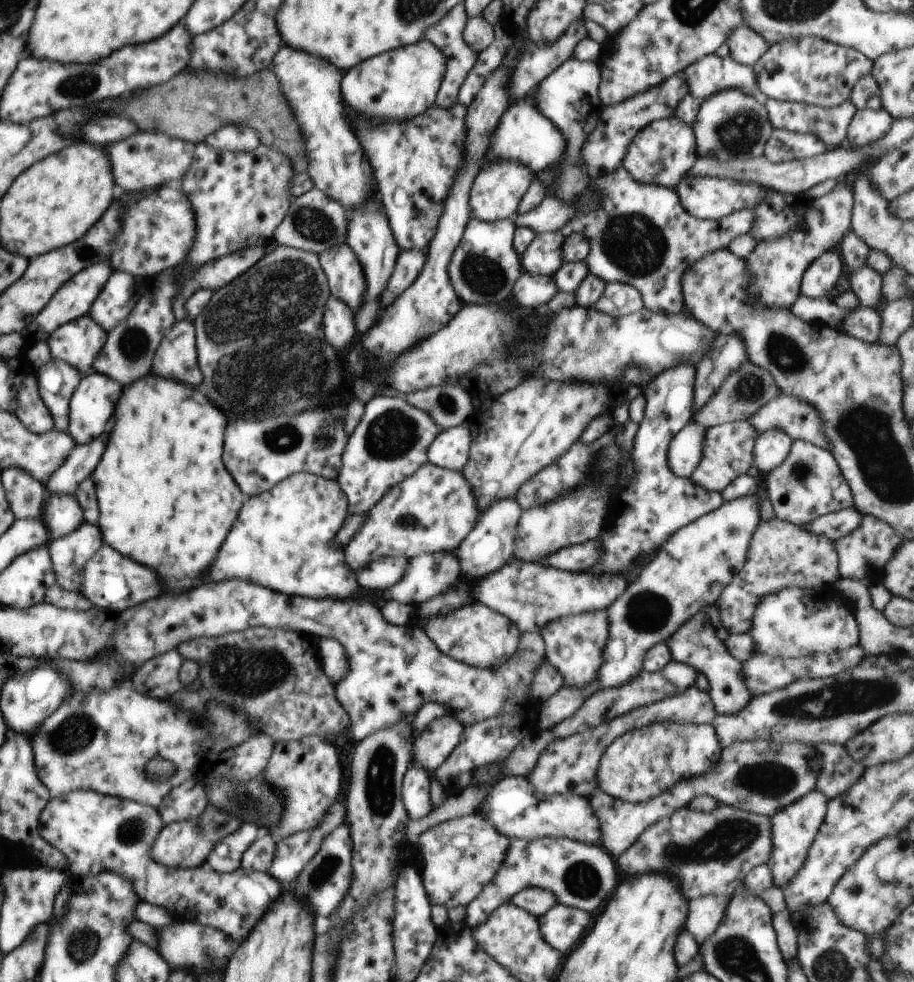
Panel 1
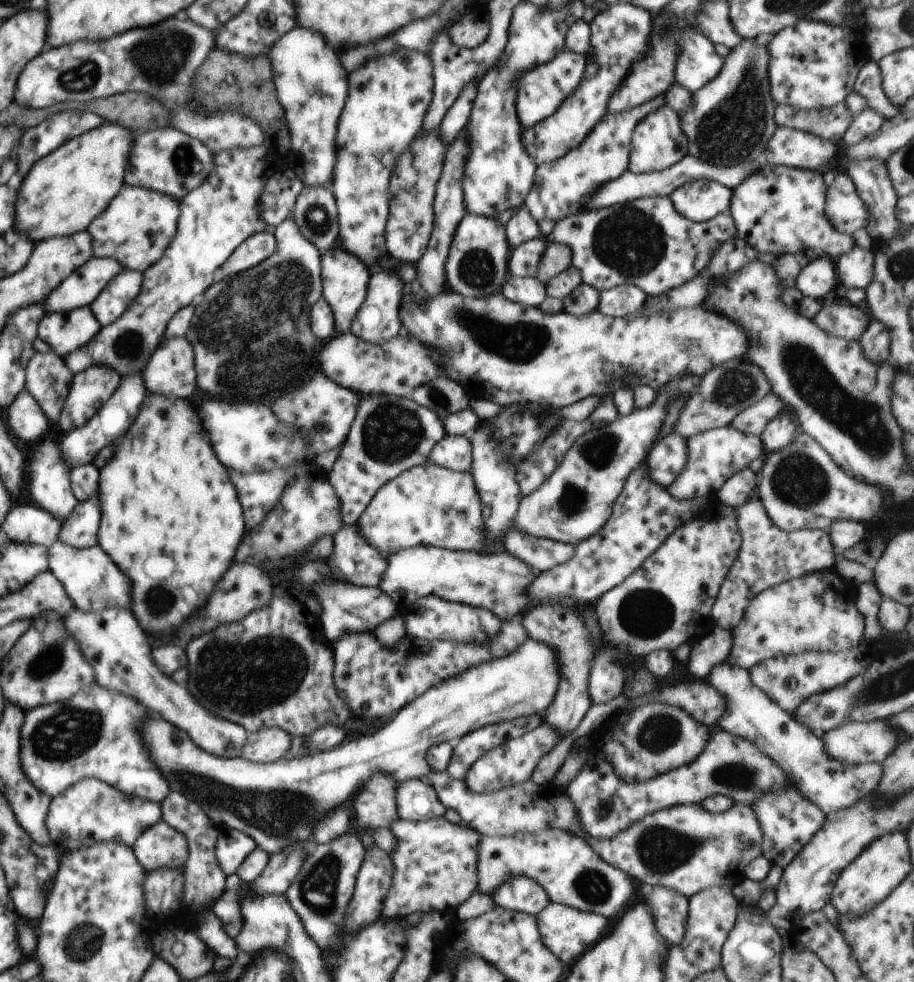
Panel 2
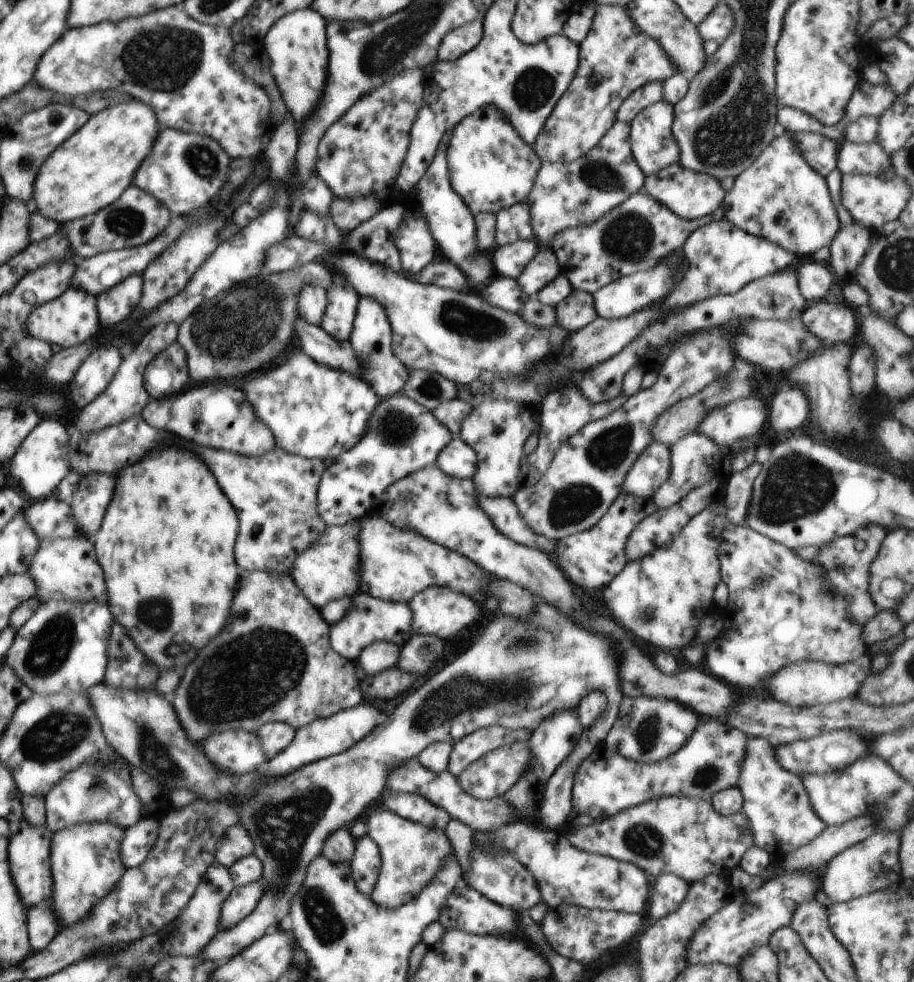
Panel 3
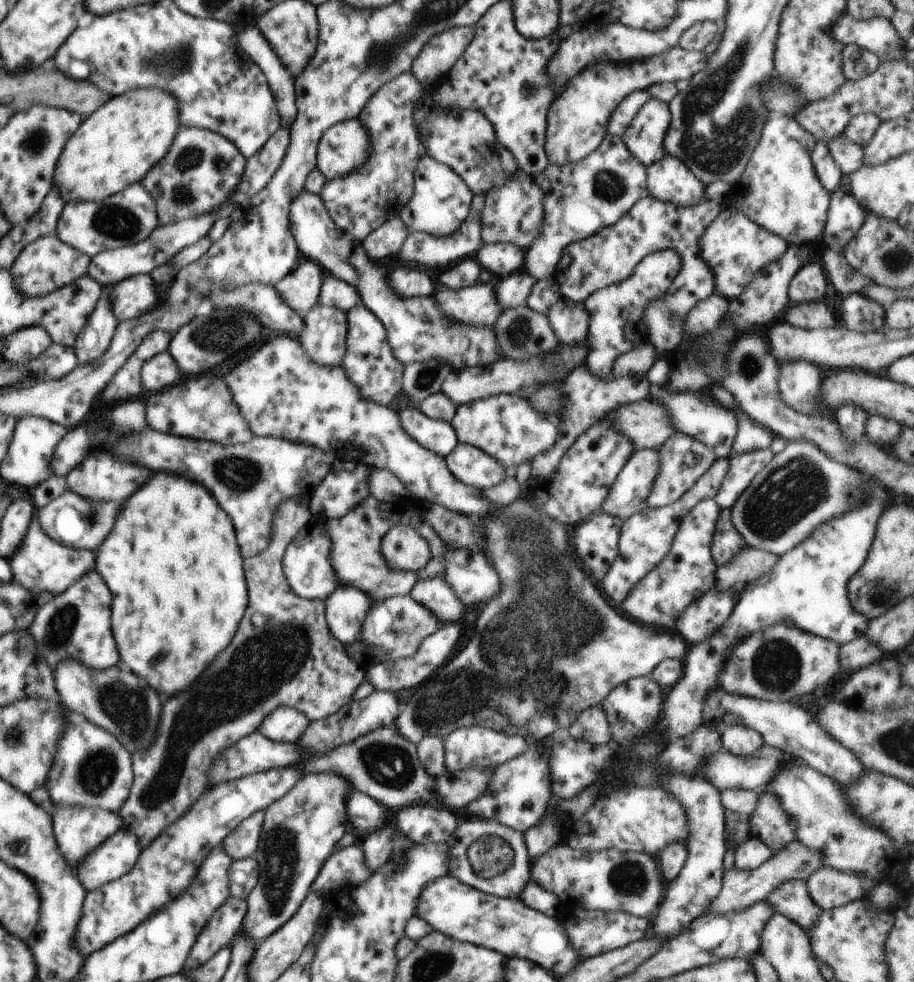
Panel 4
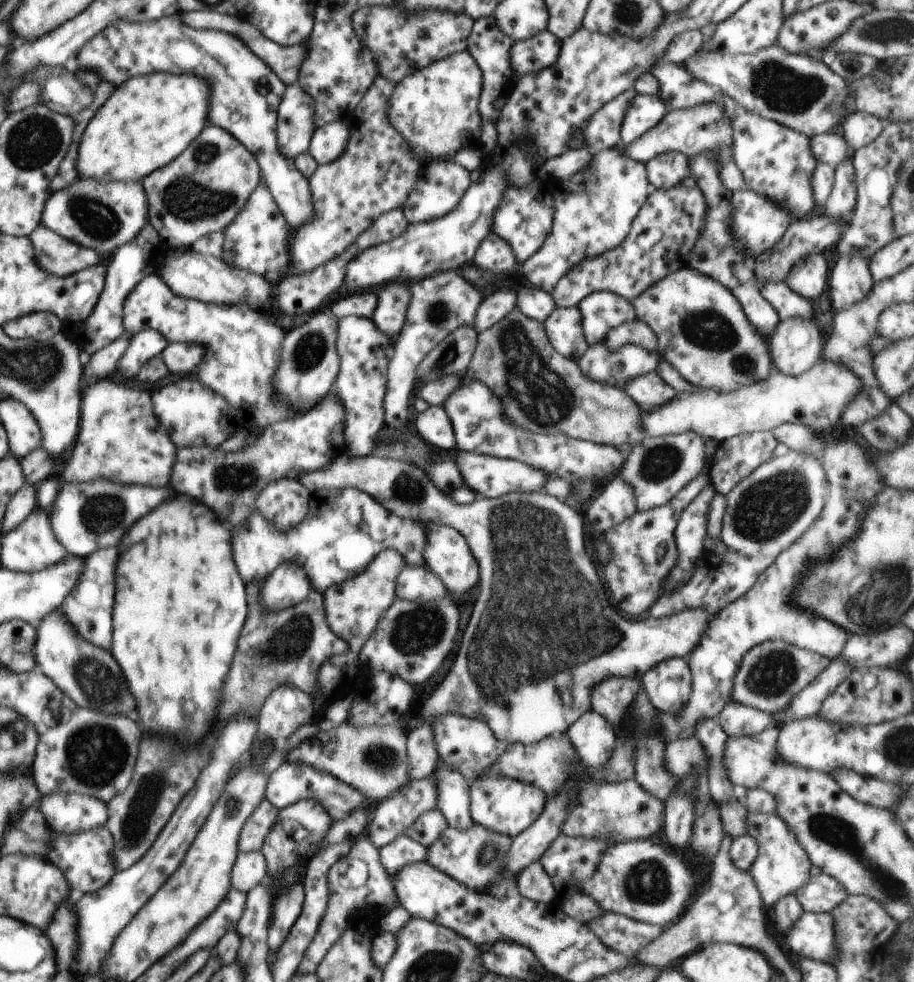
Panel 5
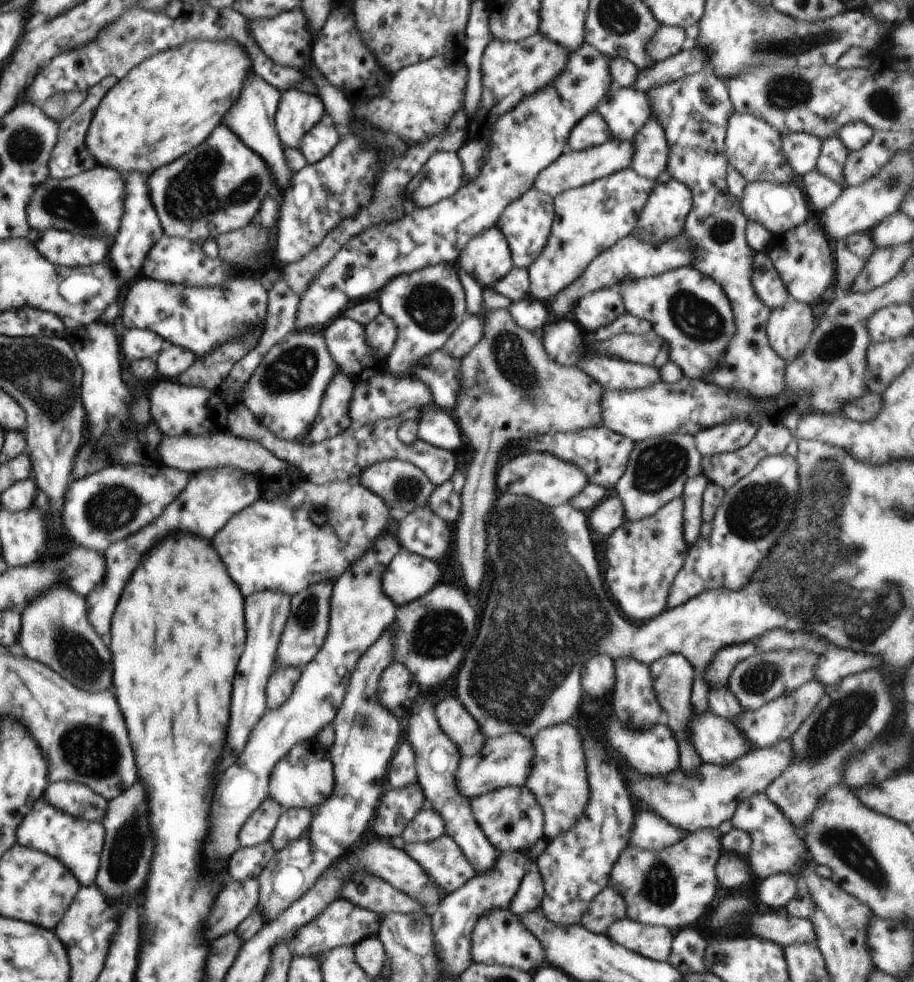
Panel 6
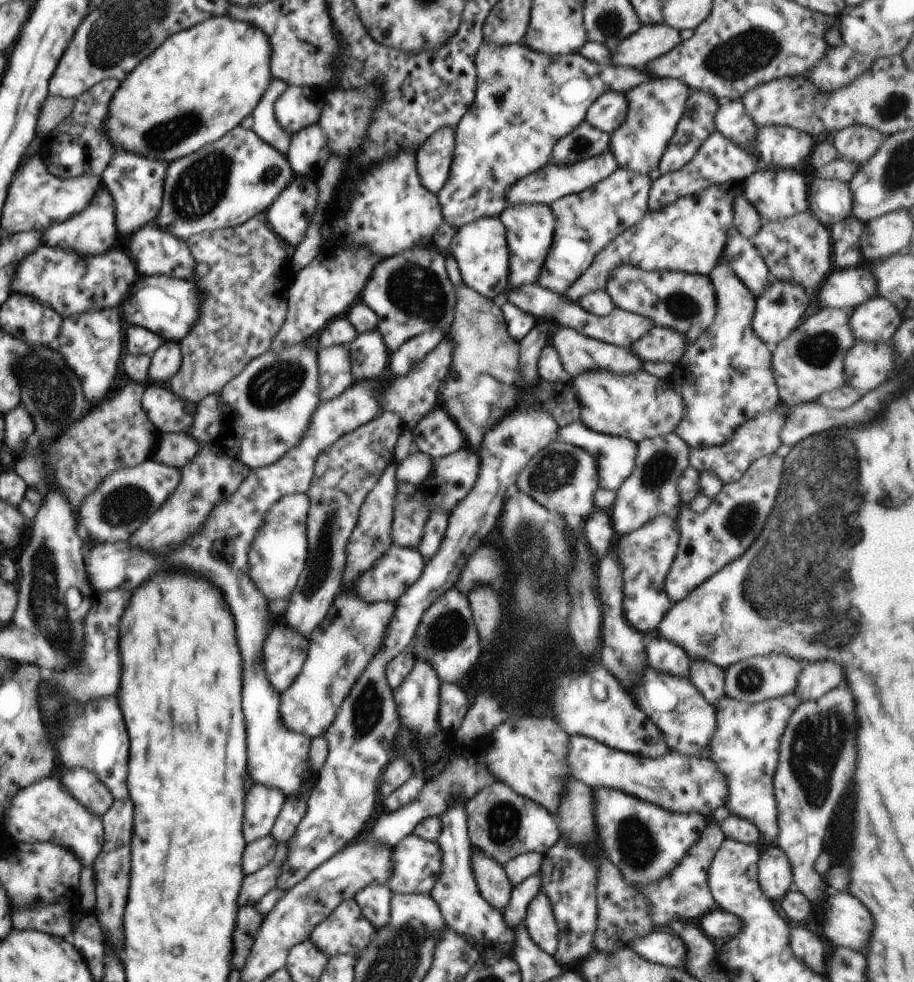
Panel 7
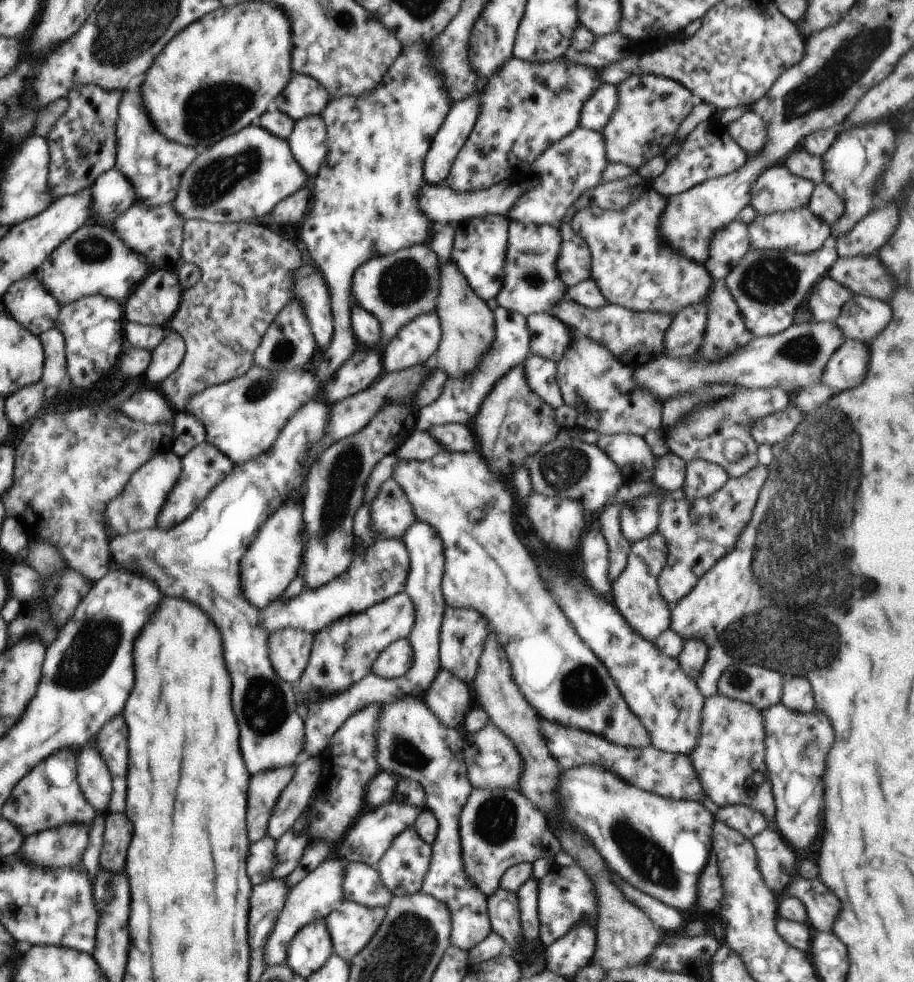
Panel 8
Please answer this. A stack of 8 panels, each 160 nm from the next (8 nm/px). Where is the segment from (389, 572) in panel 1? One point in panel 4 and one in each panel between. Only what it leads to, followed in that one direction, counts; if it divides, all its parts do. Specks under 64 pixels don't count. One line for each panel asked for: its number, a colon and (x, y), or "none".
2: (352, 559)
3: (330, 569)
4: (307, 565)

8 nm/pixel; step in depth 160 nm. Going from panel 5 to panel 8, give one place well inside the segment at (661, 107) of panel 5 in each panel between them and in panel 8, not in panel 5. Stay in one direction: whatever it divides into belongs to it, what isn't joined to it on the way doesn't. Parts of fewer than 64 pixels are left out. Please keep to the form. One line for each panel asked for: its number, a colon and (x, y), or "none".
6: (625, 112)
7: (608, 112)
8: (596, 113)

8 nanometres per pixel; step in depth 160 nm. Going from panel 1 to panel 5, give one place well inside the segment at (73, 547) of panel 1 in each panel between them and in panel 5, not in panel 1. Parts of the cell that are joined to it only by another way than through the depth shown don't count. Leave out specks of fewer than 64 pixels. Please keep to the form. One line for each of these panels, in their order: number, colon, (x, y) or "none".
2: (79, 531)
3: (88, 505)
4: (100, 478)
5: (120, 440)

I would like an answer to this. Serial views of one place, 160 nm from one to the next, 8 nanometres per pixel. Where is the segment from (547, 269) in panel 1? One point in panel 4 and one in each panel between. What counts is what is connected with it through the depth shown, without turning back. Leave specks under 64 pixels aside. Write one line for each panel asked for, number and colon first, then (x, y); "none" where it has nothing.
2: (524, 260)
3: (509, 260)
4: (501, 259)

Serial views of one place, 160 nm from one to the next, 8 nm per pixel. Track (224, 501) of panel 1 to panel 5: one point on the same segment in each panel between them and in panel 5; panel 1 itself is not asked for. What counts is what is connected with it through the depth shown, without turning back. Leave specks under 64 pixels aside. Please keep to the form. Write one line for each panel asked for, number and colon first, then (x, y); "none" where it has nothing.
2: (164, 491)
3: (166, 545)
4: (172, 566)
5: (180, 604)

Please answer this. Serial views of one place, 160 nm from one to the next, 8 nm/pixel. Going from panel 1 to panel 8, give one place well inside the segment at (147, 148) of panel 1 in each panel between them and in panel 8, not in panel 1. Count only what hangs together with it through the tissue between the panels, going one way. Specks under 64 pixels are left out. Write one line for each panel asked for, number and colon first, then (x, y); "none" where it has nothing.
2: (167, 160)
3: (183, 171)
4: (197, 175)
5: (198, 193)
6: (217, 187)
7: (223, 184)
8: (243, 176)

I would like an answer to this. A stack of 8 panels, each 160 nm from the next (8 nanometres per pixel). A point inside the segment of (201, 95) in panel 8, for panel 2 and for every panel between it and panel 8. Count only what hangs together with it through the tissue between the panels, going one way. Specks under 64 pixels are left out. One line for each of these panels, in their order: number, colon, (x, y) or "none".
2: (63, 192)
3: (89, 171)
4: (115, 146)
5: (147, 121)
6: (167, 105)
7: (160, 110)

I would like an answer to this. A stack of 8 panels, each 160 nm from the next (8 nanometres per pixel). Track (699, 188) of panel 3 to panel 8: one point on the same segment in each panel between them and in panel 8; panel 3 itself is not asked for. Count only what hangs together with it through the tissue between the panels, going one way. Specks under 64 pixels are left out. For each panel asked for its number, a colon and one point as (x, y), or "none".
4: (669, 179)
5: (667, 170)
6: (650, 158)
7: (655, 108)
8: (650, 108)

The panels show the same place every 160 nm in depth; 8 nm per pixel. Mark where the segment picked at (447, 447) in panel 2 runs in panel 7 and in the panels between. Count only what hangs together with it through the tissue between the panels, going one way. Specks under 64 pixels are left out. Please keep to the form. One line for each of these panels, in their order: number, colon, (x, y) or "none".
3: (457, 459)
4: (470, 465)
5: (492, 477)
6: (549, 480)
7: (563, 478)

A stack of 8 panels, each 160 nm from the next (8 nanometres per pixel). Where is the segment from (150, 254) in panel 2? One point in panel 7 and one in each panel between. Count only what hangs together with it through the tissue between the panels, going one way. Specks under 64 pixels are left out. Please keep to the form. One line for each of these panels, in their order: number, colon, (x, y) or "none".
3: (135, 218)
4: (127, 217)
5: (103, 217)
6: (99, 194)
7: (37, 200)

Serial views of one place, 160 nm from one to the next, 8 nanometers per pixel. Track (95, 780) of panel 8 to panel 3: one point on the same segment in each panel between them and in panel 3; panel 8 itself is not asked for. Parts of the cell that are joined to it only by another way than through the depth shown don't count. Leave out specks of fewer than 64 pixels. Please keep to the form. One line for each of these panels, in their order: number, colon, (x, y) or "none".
3: (86, 858)
4: (78, 830)
5: (72, 813)
6: (76, 799)
7: (82, 784)

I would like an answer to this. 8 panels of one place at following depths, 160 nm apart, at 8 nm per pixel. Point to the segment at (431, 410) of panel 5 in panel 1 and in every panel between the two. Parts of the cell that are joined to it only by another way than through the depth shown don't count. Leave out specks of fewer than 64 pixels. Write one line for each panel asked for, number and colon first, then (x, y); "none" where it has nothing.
1: (390, 443)
2: (390, 434)
3: (402, 436)
4: (439, 437)

